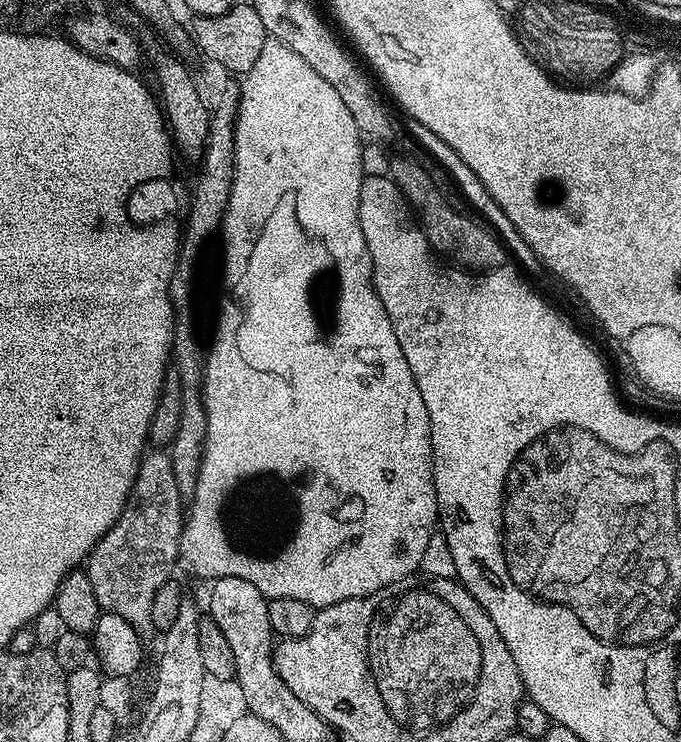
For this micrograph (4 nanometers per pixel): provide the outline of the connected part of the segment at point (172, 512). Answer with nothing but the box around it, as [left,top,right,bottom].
[86,450,186,630]

